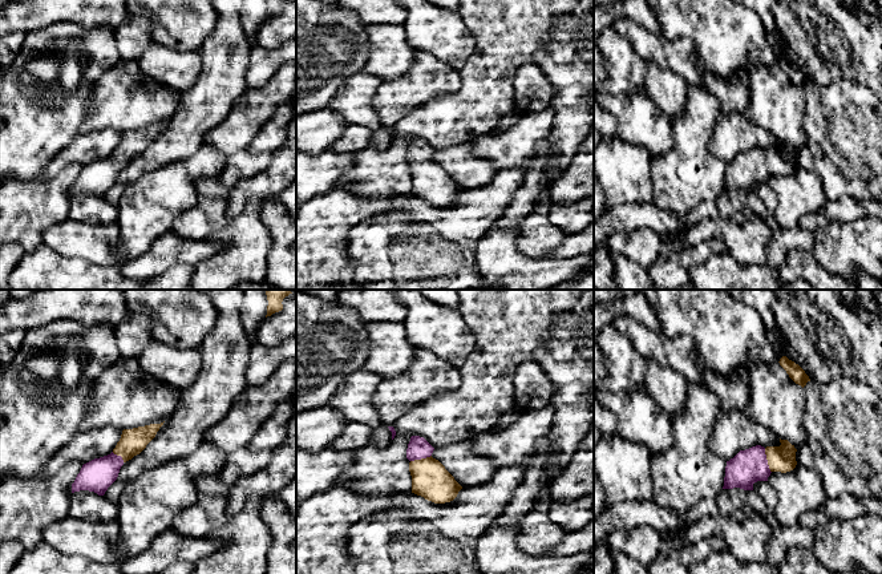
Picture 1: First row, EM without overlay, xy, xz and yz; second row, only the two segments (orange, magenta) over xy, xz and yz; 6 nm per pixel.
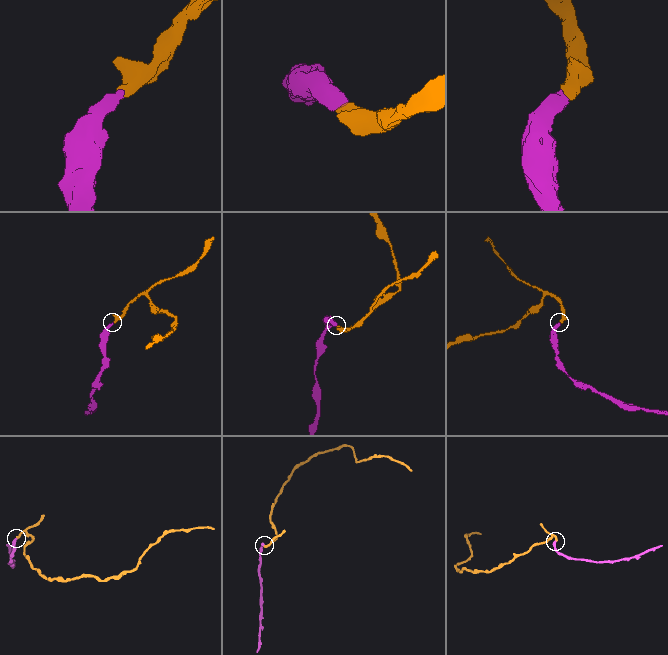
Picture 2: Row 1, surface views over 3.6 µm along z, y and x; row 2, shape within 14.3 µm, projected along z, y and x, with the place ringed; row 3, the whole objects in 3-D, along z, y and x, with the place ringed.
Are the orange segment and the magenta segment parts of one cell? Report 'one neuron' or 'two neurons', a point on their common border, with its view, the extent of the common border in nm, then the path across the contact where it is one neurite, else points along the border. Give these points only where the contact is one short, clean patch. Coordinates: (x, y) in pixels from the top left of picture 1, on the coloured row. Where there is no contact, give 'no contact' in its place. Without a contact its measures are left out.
one neuron | yz (767, 459) | 160 nm | across yz (781, 459), (767, 459), (751, 465)

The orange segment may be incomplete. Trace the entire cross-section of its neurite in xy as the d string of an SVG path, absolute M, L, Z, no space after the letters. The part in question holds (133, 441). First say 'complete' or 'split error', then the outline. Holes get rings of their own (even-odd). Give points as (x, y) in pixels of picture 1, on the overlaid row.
split error | M163 423L124 429L120 441L110 454L82 465L72 484L72 493L89 490L104 496L108 488L117 480L121 466L139 454L155 437L162 425Z

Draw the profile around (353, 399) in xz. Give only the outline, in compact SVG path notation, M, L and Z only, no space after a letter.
M360 369L347 376L329 400L329 407L351 423L371 428L383 425L375 408L373 397L381 376L376 372Z

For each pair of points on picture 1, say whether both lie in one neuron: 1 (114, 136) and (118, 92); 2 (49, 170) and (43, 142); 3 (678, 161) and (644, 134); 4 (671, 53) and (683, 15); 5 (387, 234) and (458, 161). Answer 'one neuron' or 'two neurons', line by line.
1: two neurons
2: two neurons
3: two neurons
4: two neurons
5: two neurons

